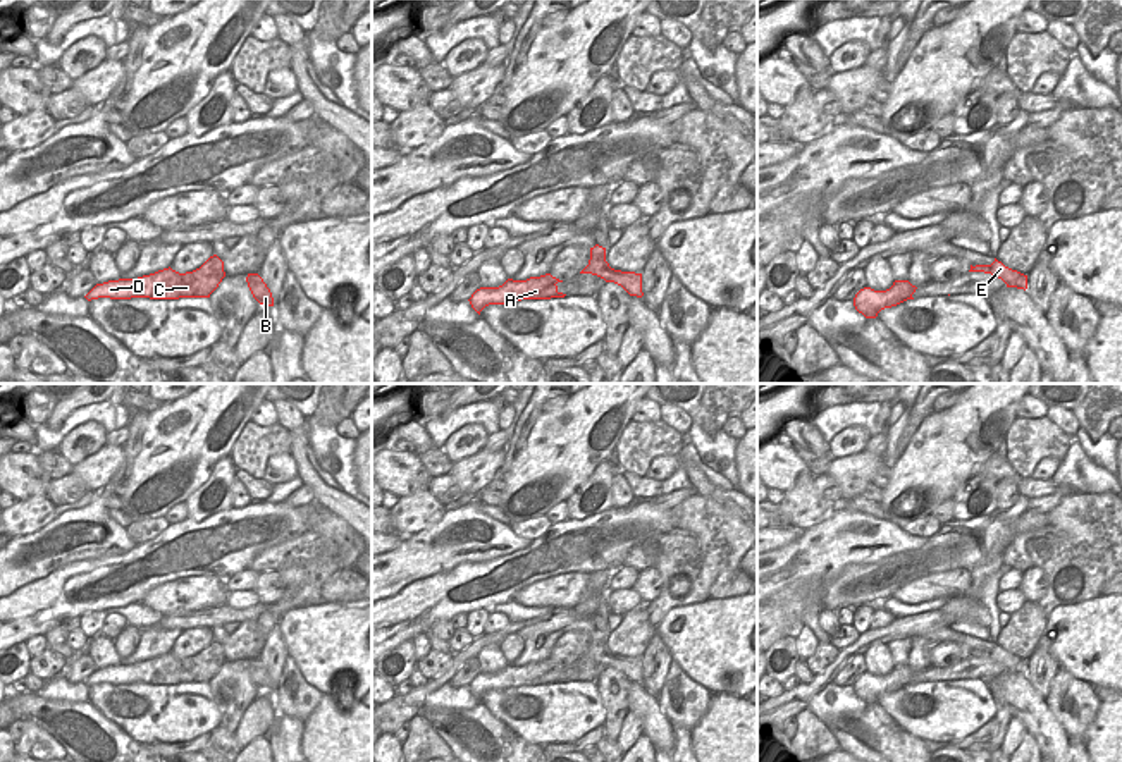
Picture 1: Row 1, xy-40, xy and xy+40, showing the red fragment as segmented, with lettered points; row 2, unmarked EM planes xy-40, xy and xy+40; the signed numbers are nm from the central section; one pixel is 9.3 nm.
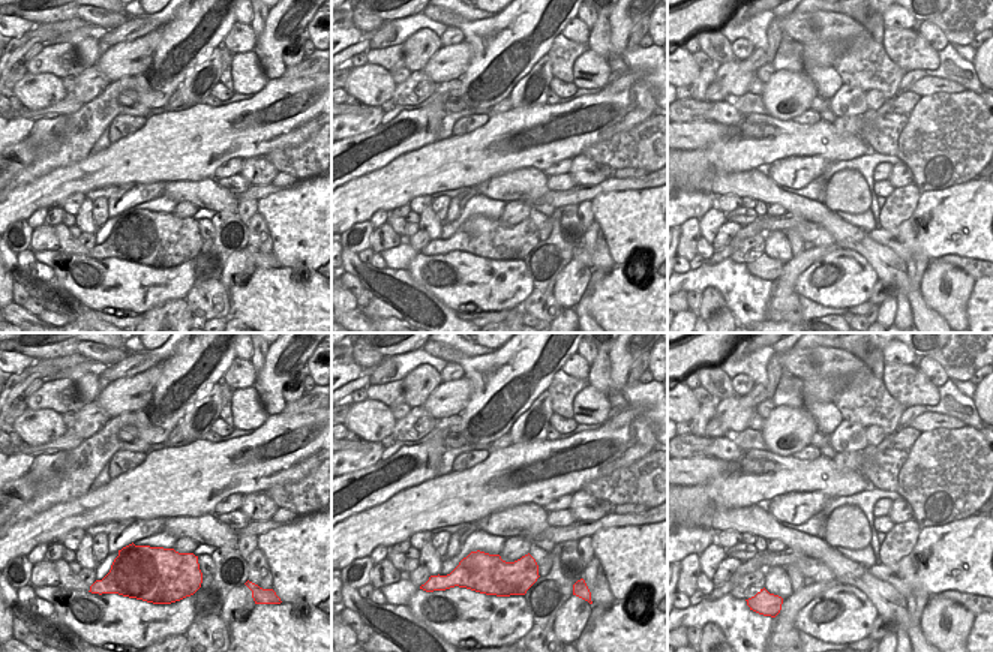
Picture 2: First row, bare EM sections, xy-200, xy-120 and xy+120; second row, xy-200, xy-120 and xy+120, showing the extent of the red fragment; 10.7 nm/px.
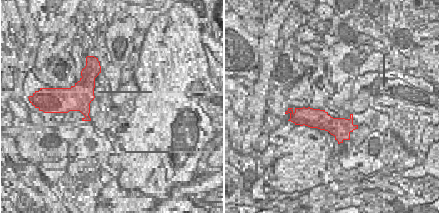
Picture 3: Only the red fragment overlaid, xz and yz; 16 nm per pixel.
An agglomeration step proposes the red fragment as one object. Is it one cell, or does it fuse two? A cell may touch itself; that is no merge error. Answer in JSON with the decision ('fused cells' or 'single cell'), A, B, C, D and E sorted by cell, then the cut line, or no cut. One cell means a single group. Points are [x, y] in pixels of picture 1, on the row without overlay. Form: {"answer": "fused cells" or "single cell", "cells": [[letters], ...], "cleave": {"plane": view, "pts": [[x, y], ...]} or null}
{"answer": "fused cells", "cells": [["A", "C", "D"], ["B", "E"]], "cleave": {"plane": "xy", "pts": [[589, 649], [589, 654], [582, 657]]}}

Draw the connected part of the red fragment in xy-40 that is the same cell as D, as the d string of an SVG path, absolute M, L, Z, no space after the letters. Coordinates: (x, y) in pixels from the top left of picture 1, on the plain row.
M213 640L200 654L186 659L163 654L138 664L119 664L96 669L84 683L110 685L179 685L179 683L210 683L225 662L224 647Z

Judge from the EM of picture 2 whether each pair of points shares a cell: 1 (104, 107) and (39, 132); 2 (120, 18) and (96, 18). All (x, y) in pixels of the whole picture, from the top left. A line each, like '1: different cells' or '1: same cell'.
1: same cell
2: same cell

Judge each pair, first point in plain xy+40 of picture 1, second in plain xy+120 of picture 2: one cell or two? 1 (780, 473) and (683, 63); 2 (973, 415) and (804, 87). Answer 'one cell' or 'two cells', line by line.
1: one cell
2: one cell

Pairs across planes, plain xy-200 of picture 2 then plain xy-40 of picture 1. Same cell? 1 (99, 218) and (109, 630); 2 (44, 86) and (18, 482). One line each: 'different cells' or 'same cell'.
1: same cell
2: same cell

